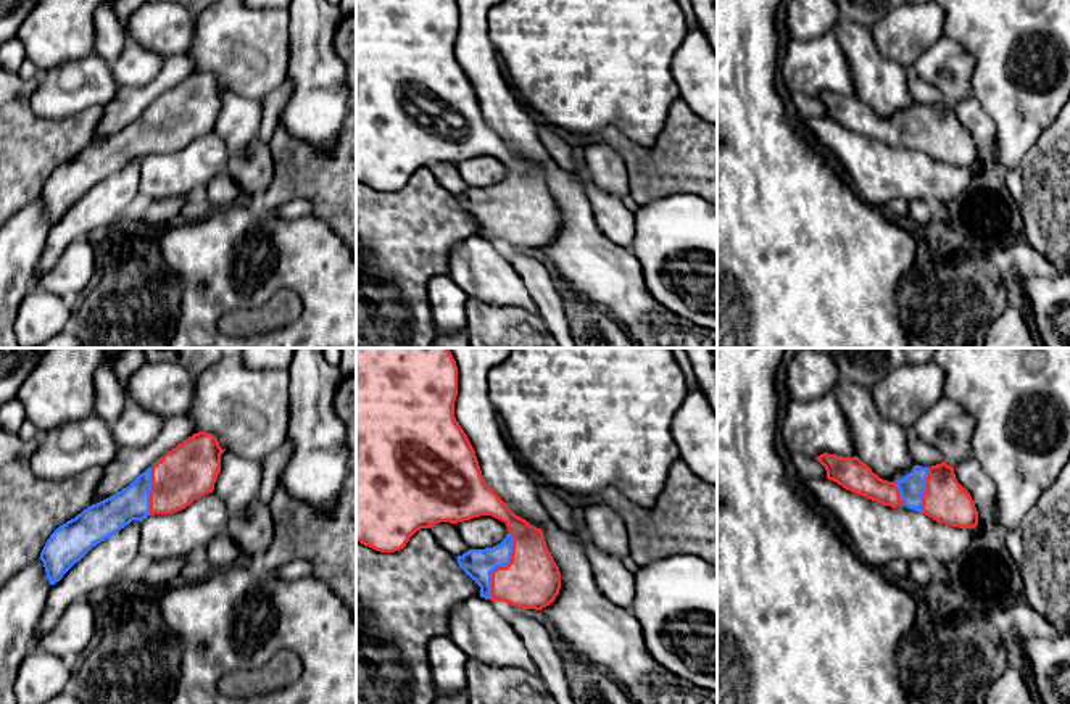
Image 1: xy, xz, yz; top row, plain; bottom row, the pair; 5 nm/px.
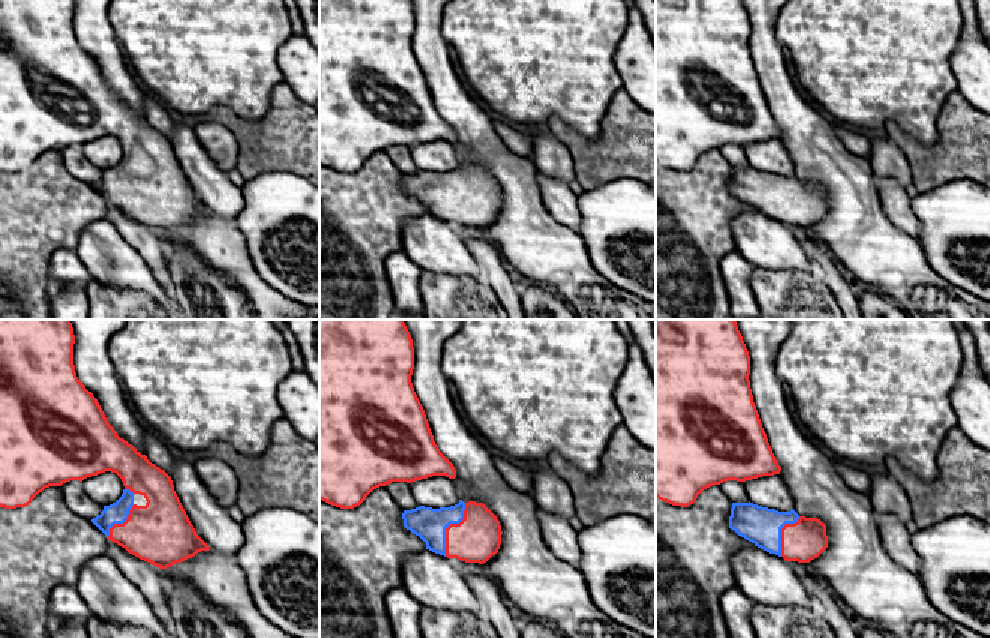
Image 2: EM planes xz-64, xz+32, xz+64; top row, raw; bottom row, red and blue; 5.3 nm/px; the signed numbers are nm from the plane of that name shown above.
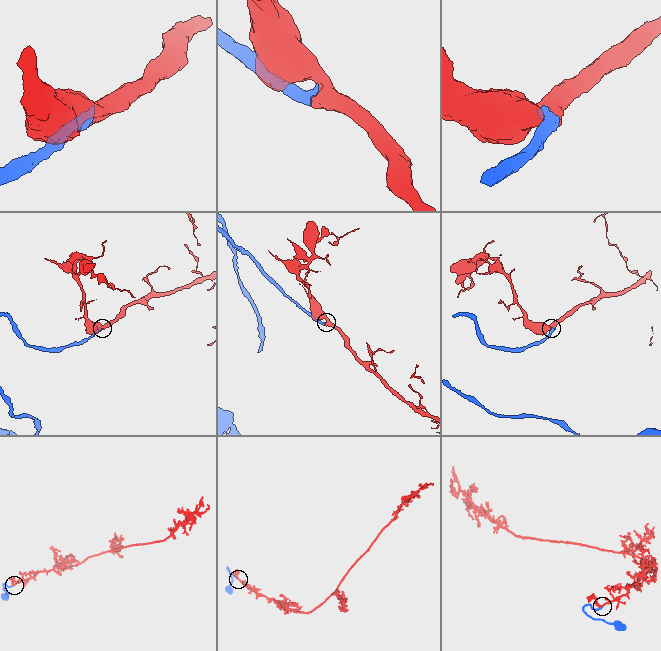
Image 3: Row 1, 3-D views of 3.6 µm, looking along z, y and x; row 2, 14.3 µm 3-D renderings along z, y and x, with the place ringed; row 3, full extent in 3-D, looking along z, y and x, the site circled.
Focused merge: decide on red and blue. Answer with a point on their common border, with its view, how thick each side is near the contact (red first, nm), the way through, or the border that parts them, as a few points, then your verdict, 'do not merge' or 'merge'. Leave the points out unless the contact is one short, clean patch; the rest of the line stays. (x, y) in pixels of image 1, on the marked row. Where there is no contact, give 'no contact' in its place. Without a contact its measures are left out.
meets red in xz at (501, 567); 280 nm thick on the red side, 150 nm on the other; runs through xz (532, 580), (521, 571), (501, 567), (479, 564); merge

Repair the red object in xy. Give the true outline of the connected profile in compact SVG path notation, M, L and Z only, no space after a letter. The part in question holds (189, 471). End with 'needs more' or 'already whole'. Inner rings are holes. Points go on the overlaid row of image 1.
M193 433L129 487L60 525L39 557L50 585L60 582L93 546L132 520L142 522L148 516L182 511L195 499L213 493L224 451L213 433Z; needs more

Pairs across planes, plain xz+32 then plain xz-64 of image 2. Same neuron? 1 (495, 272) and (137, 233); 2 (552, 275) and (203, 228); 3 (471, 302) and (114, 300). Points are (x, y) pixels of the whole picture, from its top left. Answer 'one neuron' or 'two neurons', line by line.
1: one neuron
2: one neuron
3: one neuron

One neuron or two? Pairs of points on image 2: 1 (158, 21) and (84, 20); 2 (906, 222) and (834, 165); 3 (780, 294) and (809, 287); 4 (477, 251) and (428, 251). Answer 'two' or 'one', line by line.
1: two
2: two
3: one
4: two

